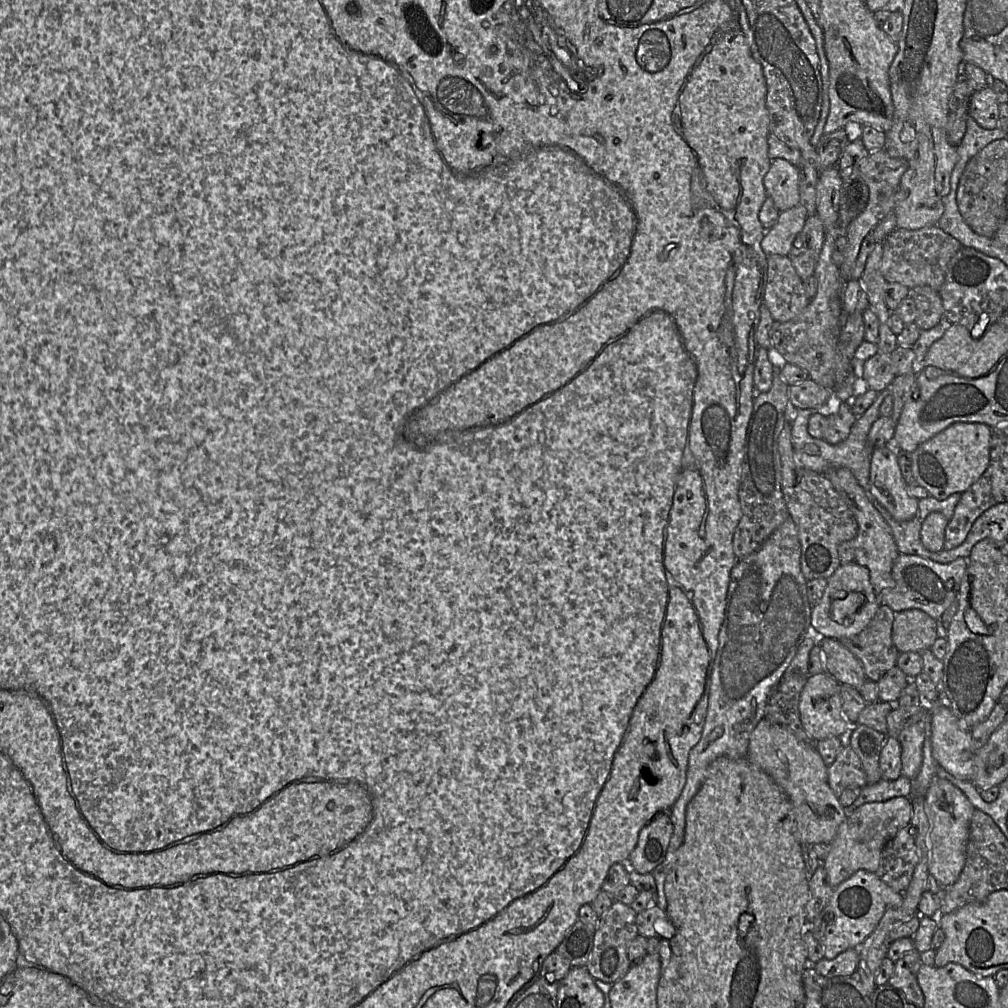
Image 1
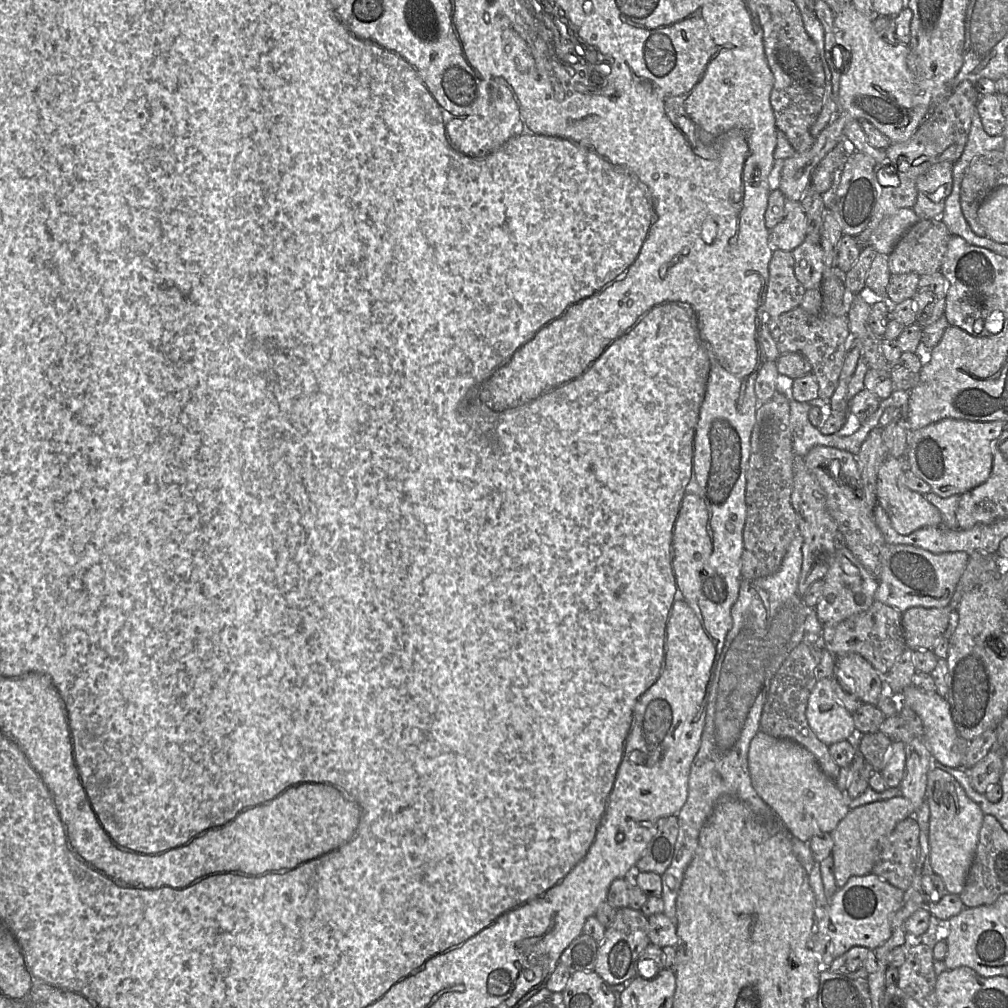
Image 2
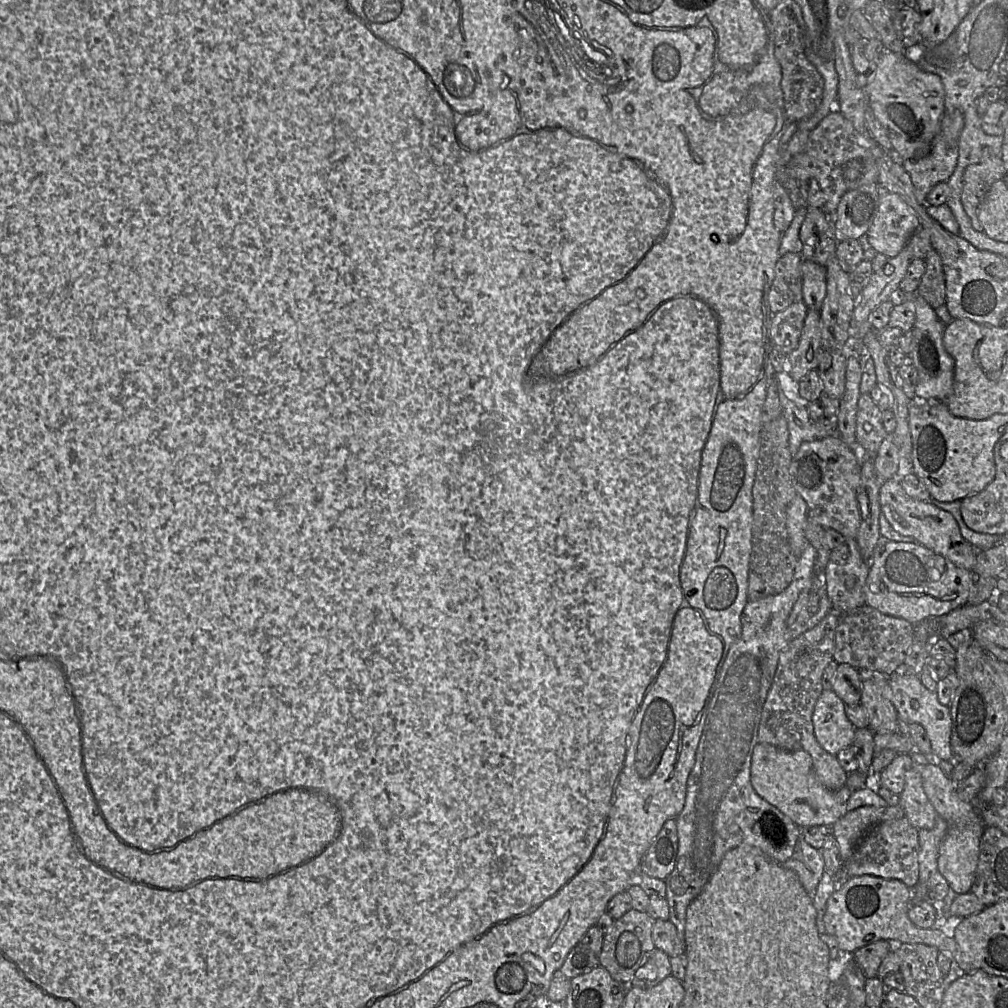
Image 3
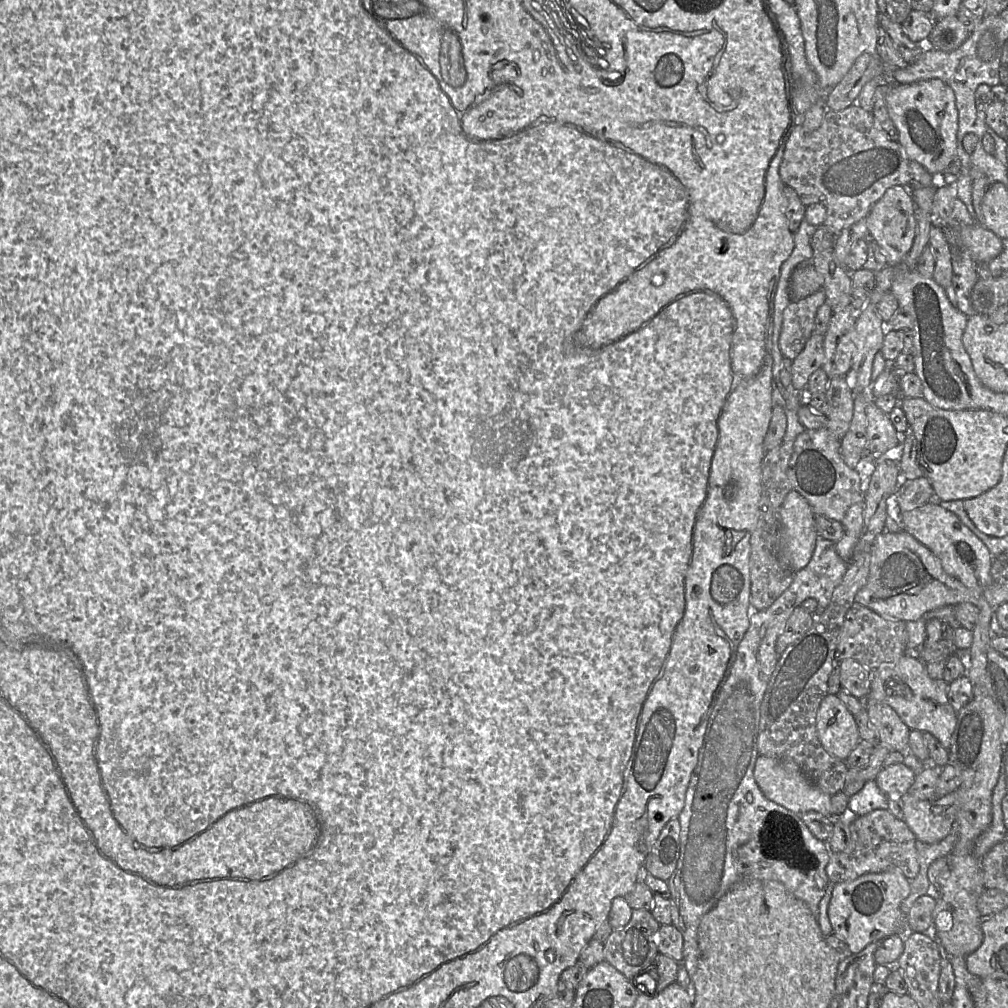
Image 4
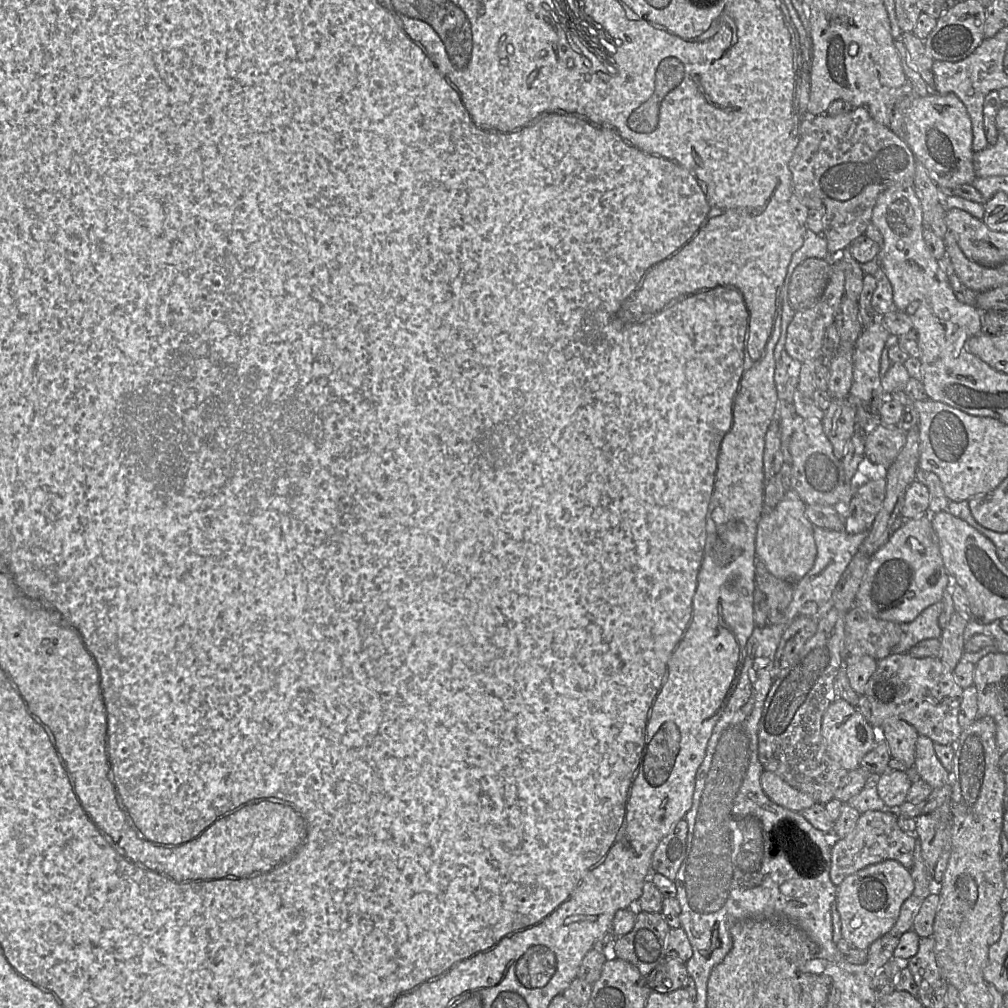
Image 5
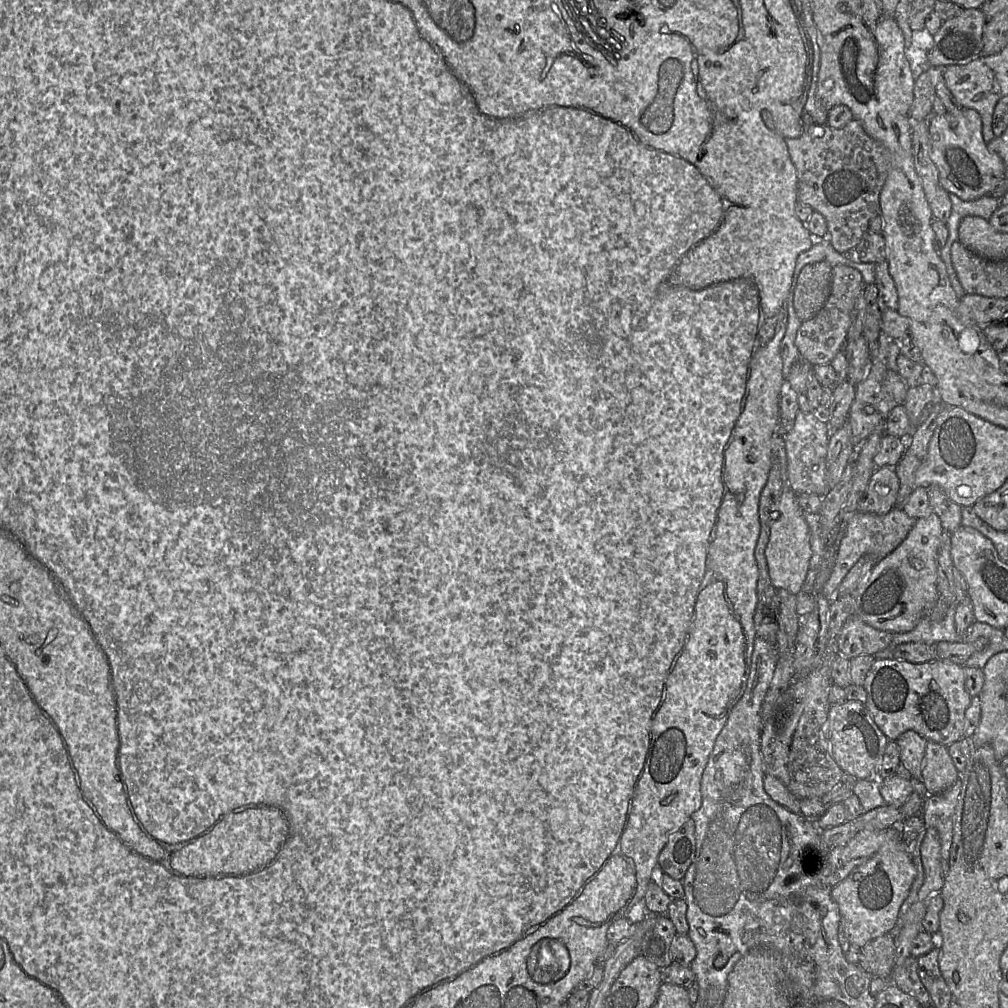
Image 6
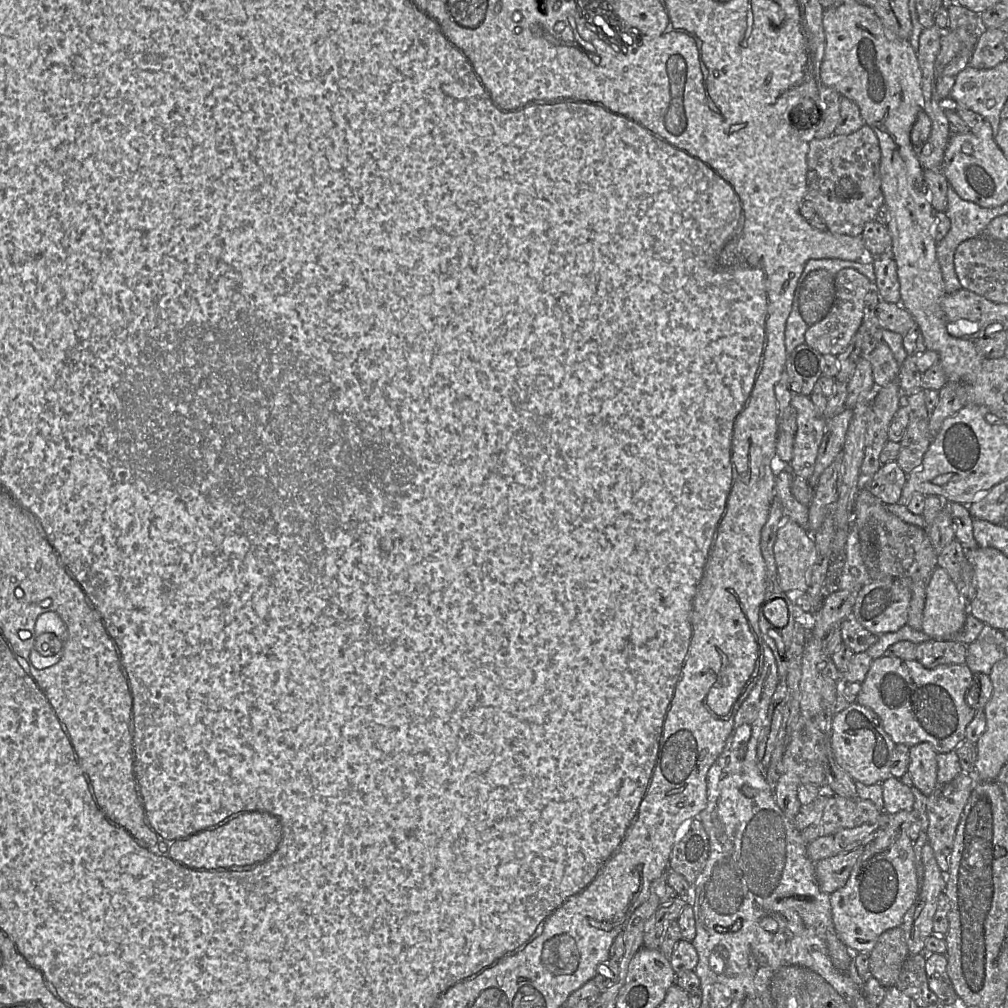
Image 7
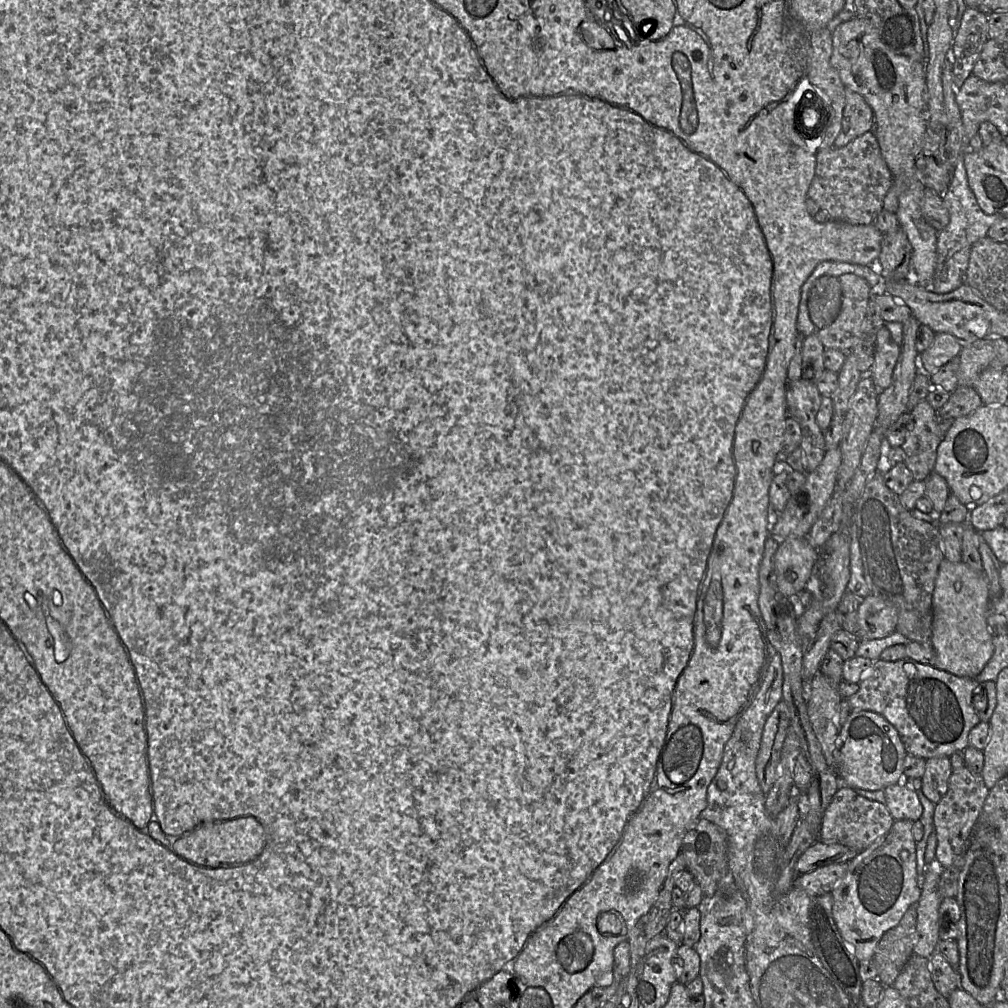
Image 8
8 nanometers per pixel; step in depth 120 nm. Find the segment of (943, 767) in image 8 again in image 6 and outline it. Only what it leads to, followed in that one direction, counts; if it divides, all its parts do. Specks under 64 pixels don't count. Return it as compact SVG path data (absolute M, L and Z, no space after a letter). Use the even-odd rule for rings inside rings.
M908 730L902 733L895 742L899 747L900 762L912 777L921 780L923 759L928 741L918 733Z

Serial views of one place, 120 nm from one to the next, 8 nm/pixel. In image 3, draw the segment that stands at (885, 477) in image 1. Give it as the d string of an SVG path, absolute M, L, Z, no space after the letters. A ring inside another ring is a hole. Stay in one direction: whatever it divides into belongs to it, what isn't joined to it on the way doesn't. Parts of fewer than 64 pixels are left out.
M895 477L885 481L880 487L880 508L892 528L899 534L912 537L918 544L943 556L957 567L972 571L977 557L977 550L961 535L960 528L954 516L930 500L921 501L909 496L900 484L900 478Z

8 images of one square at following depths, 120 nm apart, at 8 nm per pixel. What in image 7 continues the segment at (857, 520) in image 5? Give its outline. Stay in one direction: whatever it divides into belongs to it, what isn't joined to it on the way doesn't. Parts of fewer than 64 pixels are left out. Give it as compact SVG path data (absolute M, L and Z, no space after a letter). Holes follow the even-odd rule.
M896 461L882 464L865 488L884 504L899 504L908 475Z

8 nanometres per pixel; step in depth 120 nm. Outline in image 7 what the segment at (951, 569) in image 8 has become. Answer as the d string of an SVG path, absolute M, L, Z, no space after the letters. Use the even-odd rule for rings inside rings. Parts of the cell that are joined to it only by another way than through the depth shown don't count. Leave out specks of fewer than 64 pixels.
M937 567L926 590L922 631L936 641L952 641L963 628L969 609L956 583Z

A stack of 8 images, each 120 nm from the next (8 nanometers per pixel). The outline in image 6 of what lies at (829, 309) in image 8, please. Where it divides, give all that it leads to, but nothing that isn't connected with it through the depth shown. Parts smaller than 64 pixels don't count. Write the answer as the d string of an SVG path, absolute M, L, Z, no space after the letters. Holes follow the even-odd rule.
M817 238L808 250L802 252L796 261L792 283L788 295L788 316L784 337L780 344L780 354L783 362L783 376L786 380L793 362L800 355L795 345L795 337L804 321L816 316L827 302L834 279L834 269L847 265L857 269L863 276L865 284L875 283L876 263L863 263L847 258L834 249L827 238Z

